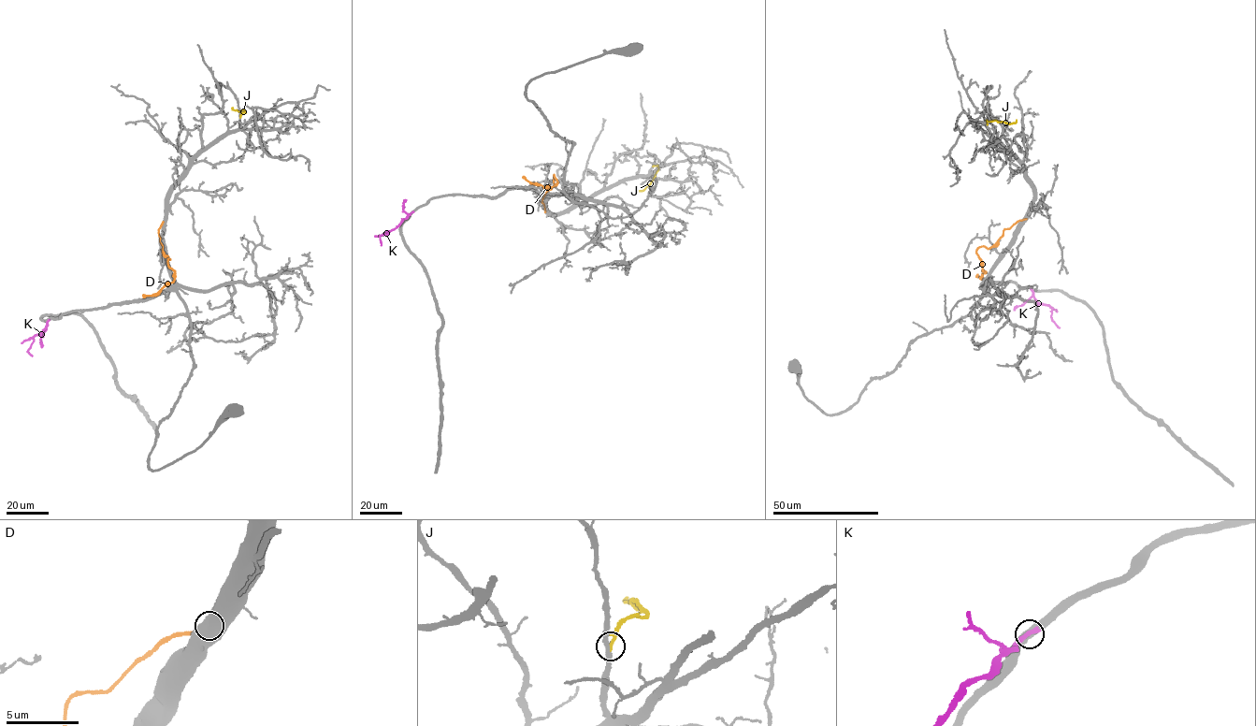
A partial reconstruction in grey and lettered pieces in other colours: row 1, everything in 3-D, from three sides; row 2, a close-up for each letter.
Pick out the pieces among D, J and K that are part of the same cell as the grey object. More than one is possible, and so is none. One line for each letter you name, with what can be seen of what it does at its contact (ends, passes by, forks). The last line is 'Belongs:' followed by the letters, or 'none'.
J: It ends there
Belongs: J

